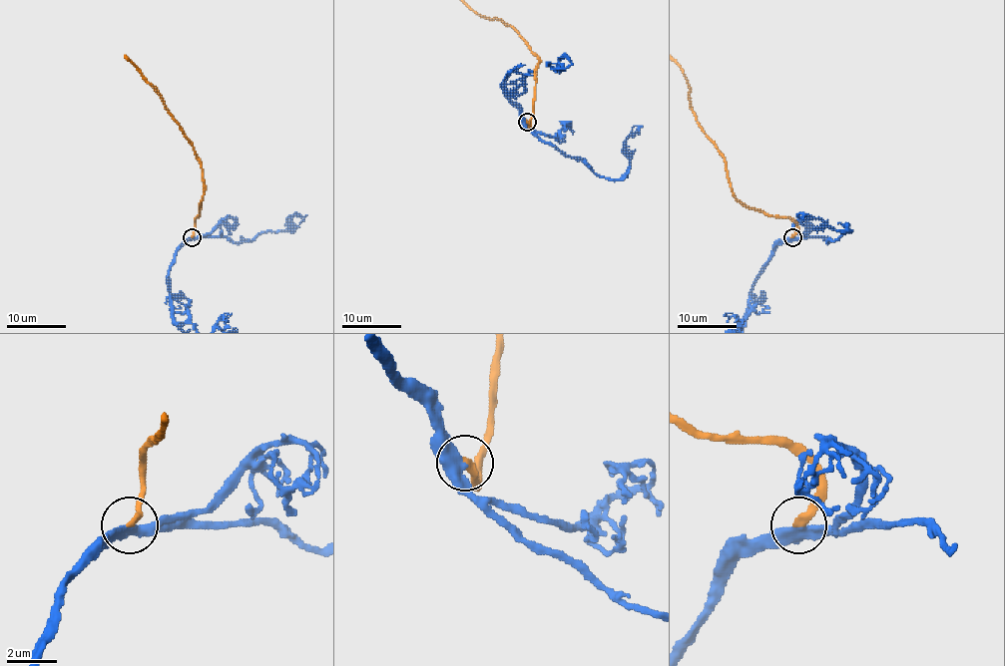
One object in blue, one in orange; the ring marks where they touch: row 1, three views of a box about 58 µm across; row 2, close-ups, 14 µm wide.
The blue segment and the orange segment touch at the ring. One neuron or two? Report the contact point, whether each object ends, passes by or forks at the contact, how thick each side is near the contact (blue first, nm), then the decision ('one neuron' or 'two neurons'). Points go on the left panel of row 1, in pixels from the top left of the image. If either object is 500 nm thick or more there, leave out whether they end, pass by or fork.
at (192, 237); blue passes by; orange ends there; 440 nm thick on the blue side, 280 nm on the other; one neuron

